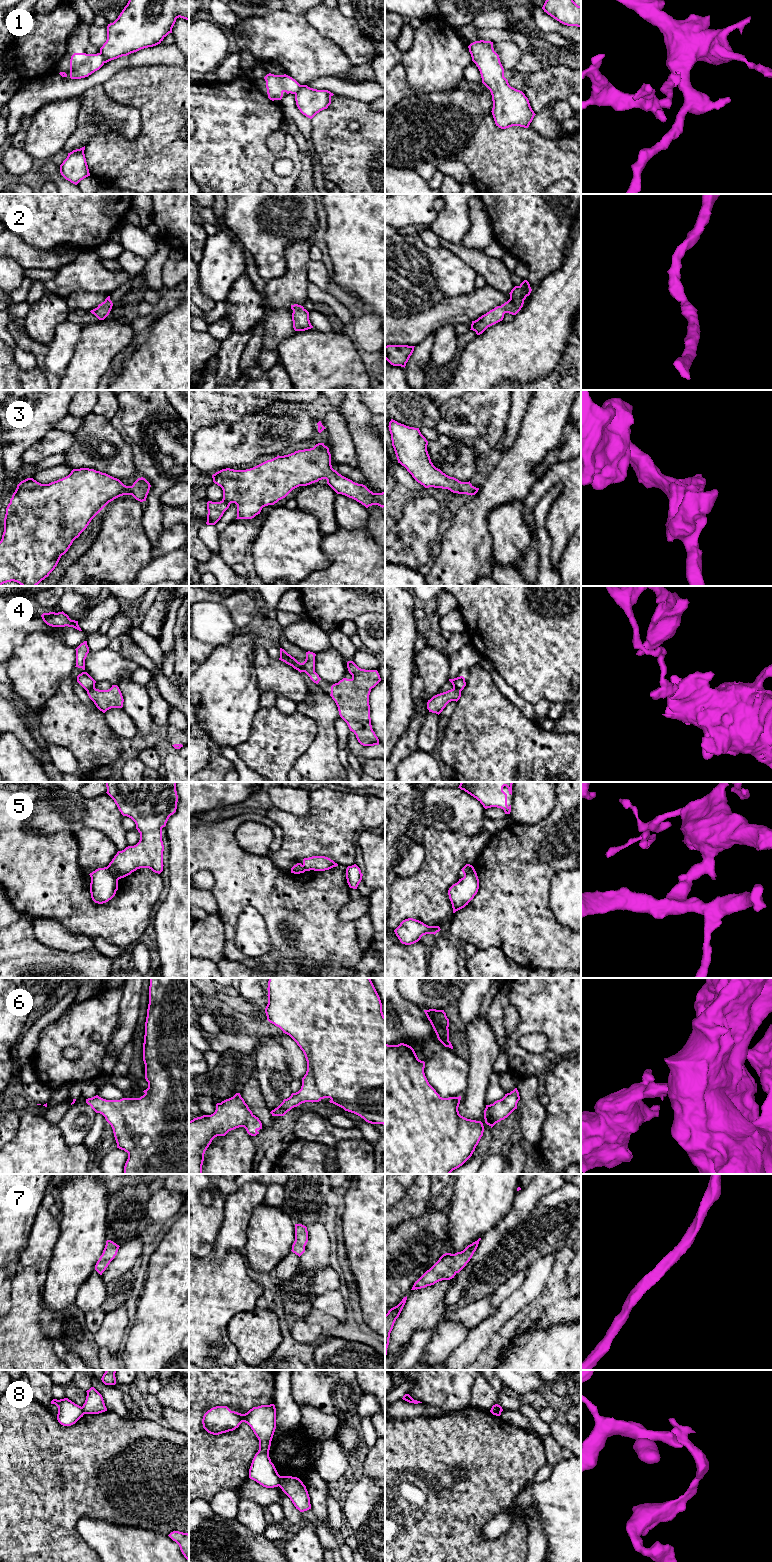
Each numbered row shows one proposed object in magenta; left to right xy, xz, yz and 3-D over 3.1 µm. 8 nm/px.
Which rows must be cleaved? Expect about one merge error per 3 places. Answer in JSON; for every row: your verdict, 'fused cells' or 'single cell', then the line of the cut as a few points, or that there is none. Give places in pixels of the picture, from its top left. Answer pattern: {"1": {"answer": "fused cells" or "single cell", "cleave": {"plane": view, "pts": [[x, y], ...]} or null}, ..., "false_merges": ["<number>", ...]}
{"1": {"answer": "fused cells", "cleave": {"plane": "xy", "pts": [[100, 52], [104, 62]]}}, "2": {"answer": "single cell", "cleave": null}, "3": {"answer": "single cell", "cleave": null}, "4": {"answer": "fused cells", "cleave": {"plane": "xz", "pts": [[287, 654], [291, 663], [302, 671]]}}, "5": {"answer": "fused cells", "cleave": {"plane": "xy", "pts": [[106, 867], [118, 879]]}}, "6": {"answer": "single cell", "cleave": null}, "7": {"answer": "single cell", "cleave": null}, "8": {"answer": "fused cells", "cleave": {"plane": "xz", "pts": [[280, 1476], [278, 1485]]}}, "false_merges": ["1", "4", "5", "8"]}

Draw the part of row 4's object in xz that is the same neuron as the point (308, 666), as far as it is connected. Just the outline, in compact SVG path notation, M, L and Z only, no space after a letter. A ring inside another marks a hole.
M308 651L306 652L305 661L303 663L300 663L290 654L288 654L288 657L291 660L293 666L302 672L305 672L314 683L318 684L321 678L315 672L315 656L315 653Z

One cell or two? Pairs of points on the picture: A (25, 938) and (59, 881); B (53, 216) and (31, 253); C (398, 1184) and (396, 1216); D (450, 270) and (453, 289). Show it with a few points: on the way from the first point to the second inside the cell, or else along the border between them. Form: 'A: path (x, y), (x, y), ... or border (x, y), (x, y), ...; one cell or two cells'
A: border (21, 914), (26, 914), (32, 919); two cells
B: border (18, 235), (35, 247), (51, 249); two cells
C: border (412, 1184), (406, 1193), (395, 1203); two cells
D: path (450, 275), (453, 279), (453, 284); one cell

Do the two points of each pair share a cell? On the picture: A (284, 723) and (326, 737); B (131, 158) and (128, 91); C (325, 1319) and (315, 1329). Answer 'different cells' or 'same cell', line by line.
A: different cells
B: same cell
C: different cells

